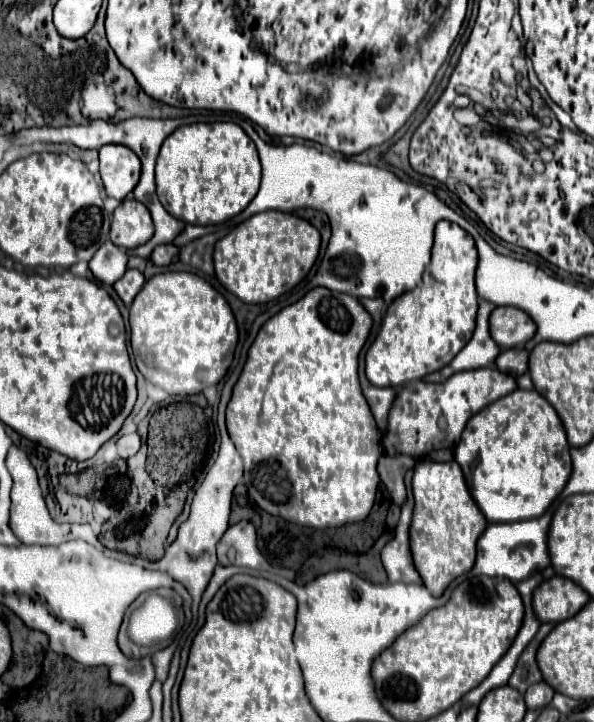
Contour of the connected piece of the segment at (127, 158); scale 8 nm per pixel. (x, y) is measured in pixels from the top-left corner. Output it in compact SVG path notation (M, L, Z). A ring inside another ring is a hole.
M104 145L100 149L100 177L108 197L122 201L140 179L140 159L126 145Z

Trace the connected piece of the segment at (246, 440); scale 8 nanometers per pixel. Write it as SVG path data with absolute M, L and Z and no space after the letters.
M314 287L312 291L308 291L300 301L296 301L294 305L284 307L278 315L274 315L258 333L256 341L252 343L250 351L248 351L248 361L244 365L244 371L232 391L232 399L228 403L226 409L226 425L228 425L228 433L230 439L234 441L236 449L240 451L242 459L244 459L244 483L248 487L248 495L252 497L252 501L262 507L264 511L268 511L270 515L280 515L286 521L292 521L296 525L304 525L304 527L314 527L316 529L326 529L326 527L342 527L346 523L354 523L354 521L362 521L368 517L374 499L376 499L376 491L378 491L378 457L382 453L382 445L380 445L380 431L376 427L374 415L362 395L362 387L360 387L360 379L358 379L358 355L370 335L372 329L372 315L362 307L362 303L346 293L334 293L326 287Z

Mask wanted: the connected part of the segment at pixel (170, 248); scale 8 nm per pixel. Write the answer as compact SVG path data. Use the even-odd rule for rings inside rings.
M174 243L158 245L158 249L154 249L150 259L154 261L154 265L168 265L170 261L174 261L178 257L178 253L180 253L180 249Z

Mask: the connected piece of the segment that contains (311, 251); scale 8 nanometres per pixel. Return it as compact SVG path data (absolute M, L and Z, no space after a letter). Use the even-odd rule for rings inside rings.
M264 211L240 223L214 247L218 281L244 303L266 303L296 287L320 253L320 233L306 219L284 211ZM302 265L302 275L300 275Z

